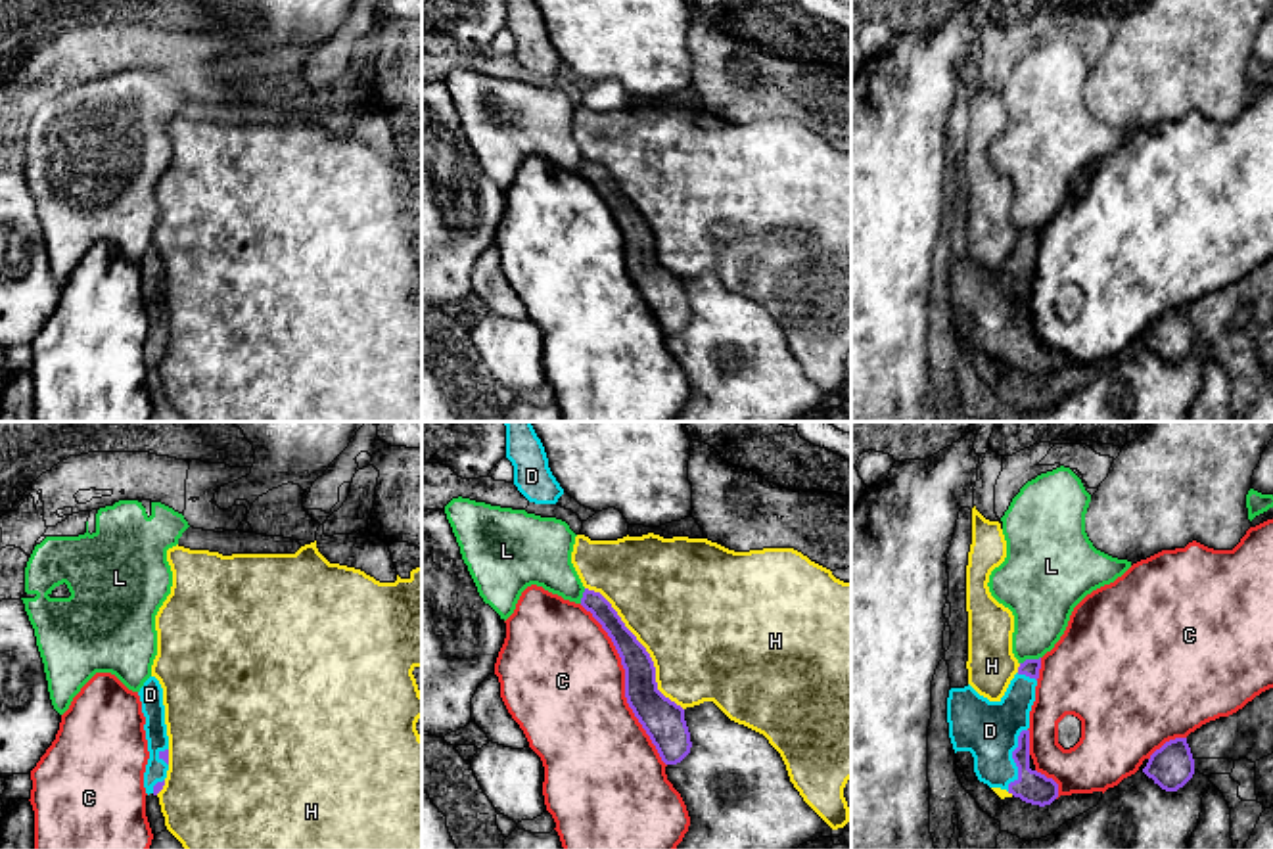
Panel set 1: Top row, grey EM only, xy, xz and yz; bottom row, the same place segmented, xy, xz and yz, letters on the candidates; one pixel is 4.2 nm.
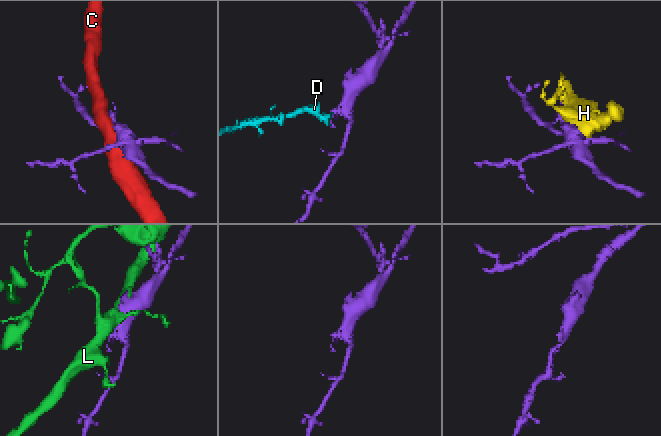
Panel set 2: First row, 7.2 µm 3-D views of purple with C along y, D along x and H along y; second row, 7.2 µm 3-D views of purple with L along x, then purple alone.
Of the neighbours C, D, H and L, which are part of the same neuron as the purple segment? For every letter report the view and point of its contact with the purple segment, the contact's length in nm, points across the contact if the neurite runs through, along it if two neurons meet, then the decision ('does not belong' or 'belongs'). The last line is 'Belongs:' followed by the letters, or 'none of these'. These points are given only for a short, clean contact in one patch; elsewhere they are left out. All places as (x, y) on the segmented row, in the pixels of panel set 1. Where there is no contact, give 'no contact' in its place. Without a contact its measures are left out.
C: meets purple in xz at (625, 685); contact 750 nm long; does not belong
D: meets purple in yz at (1013, 757); contact 280 nm long; runs through yz (1032, 786), (1017, 771), (1013, 757), (990, 731); belongs
H: meets purple in xz at (643, 646); contact 650 nm long; does not belong
L: meets purple in yz at (1030, 660); contact 90 nm long; does not belong
Belongs: D

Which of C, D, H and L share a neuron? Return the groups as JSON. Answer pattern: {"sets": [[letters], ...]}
{"sets": [["C"], ["D"], ["H"], ["L"]]}

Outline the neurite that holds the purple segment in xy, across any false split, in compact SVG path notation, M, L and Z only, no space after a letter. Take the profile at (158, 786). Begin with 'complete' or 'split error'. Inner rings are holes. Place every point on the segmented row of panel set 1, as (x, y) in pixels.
split error; M150 677L138 692L142 713L146 717L146 740L150 759L144 772L146 793L157 795L169 770L169 736L165 724L163 688L155 677Z

